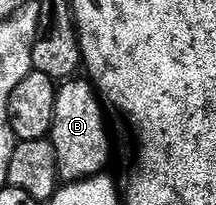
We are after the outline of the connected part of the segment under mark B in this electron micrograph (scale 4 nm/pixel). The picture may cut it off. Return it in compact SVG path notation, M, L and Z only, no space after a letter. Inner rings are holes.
M72 77L64 80L58 86L57 89L57 100L55 101L55 121L53 122L53 130L51 132L51 138L53 144L55 145L55 157L57 158L57 174L59 176L60 182L62 184L67 183L80 183L82 179L91 179L95 175L102 174L106 170L105 167L109 163L109 131L105 128L105 115L101 112L101 107L103 108L102 100L99 98L99 92L96 87L93 86L92 82L88 78L82 77Z

